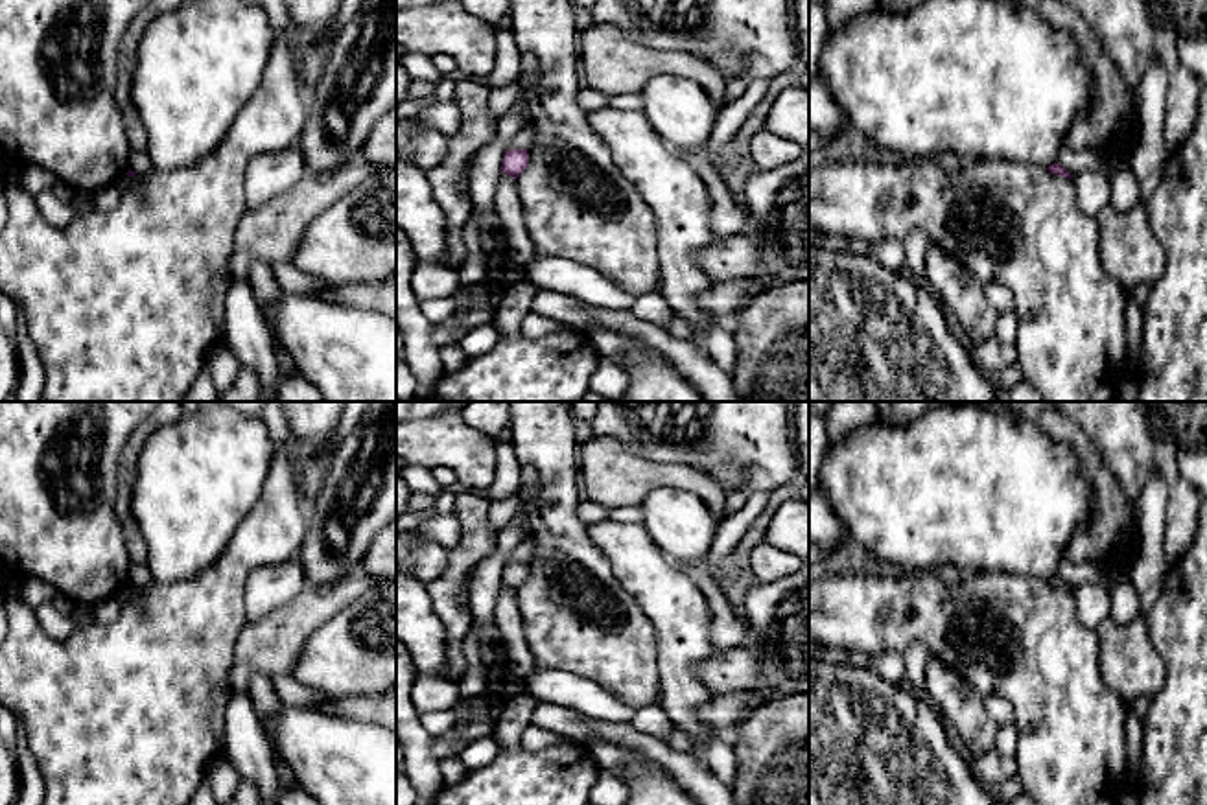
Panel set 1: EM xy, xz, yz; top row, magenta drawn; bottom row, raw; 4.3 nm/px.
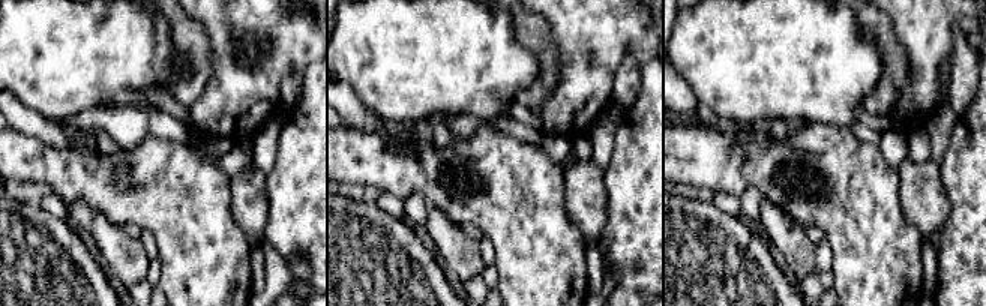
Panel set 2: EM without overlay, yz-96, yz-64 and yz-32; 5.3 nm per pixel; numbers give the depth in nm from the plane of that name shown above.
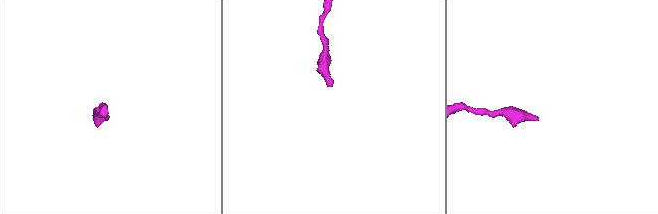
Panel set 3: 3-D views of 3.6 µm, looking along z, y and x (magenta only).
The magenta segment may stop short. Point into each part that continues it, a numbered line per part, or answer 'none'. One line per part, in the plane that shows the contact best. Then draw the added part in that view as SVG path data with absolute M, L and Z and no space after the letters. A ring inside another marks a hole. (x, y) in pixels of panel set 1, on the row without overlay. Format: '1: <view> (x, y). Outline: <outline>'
none

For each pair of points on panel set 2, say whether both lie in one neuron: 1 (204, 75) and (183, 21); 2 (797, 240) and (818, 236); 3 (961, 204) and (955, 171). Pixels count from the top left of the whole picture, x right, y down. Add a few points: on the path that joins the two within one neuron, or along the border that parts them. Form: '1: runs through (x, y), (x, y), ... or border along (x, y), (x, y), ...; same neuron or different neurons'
1: runs through (201, 62), (198, 48), (188, 35); same neuron
2: border along (803, 227), (803, 231), (815, 245); different neurons
3: runs through (961, 197), (961, 179); same neuron

